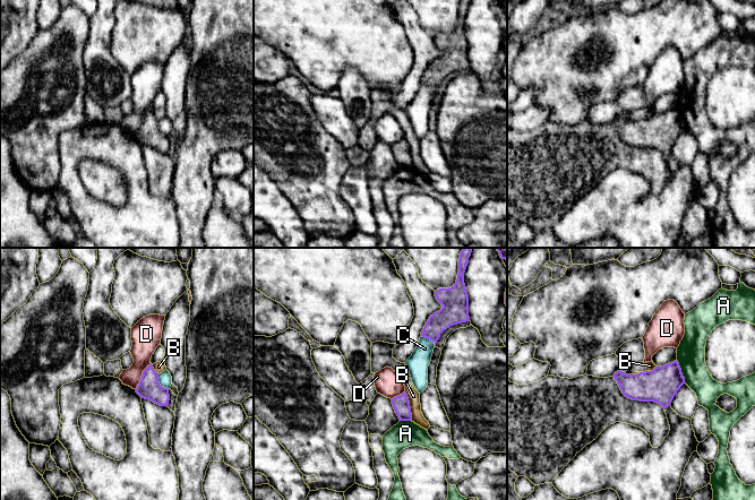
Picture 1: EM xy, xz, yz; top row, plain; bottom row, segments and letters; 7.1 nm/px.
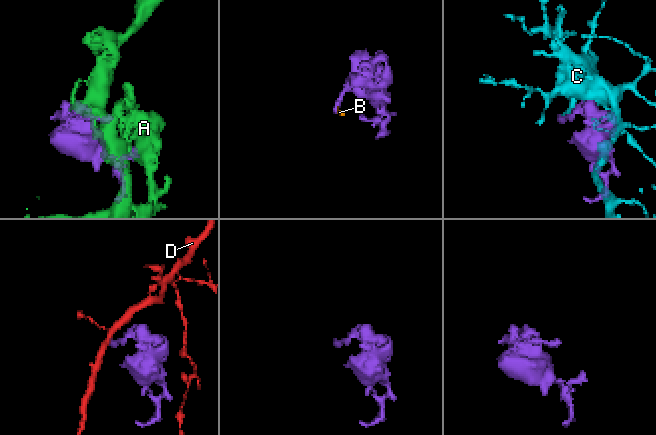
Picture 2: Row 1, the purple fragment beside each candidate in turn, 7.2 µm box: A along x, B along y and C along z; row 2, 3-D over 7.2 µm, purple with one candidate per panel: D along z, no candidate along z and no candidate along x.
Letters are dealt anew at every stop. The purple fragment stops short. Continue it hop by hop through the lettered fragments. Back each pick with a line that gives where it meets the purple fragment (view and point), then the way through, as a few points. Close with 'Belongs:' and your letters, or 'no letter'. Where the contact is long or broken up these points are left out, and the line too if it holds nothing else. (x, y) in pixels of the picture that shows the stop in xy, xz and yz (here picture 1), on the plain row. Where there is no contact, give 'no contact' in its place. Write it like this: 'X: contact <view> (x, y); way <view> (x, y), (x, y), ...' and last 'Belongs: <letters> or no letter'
Belongs: no letter

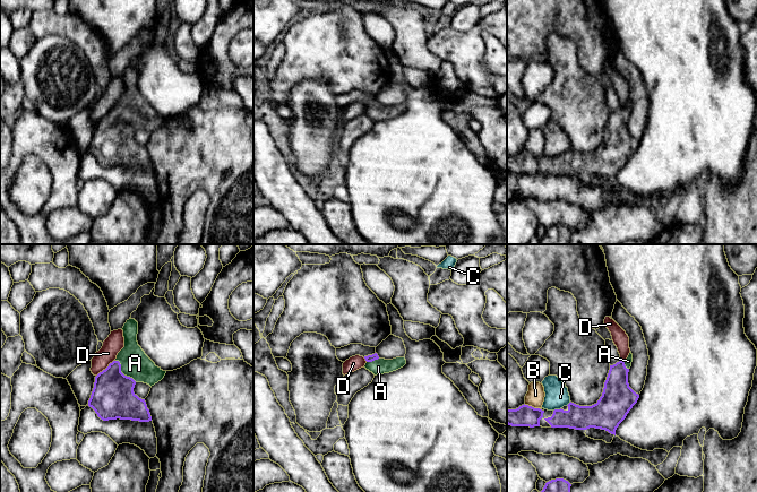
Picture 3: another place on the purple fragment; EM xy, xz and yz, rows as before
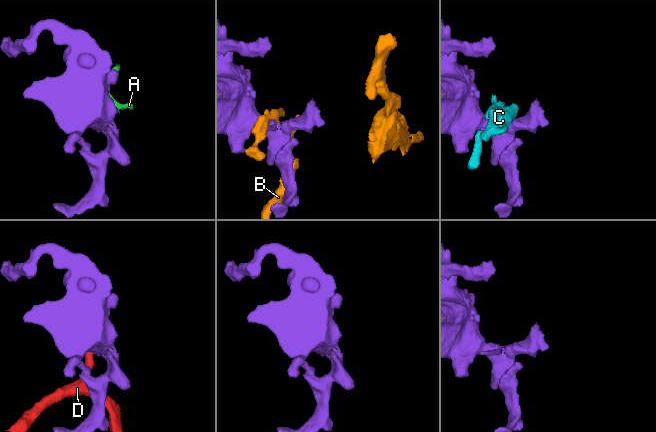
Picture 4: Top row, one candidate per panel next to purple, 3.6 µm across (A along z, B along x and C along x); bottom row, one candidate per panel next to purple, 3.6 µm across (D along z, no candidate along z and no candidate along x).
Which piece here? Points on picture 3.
A: contact xy (121, 119); way xy (112, 144), (113, 134), (121, 119), (135, 110)
Belongs: A

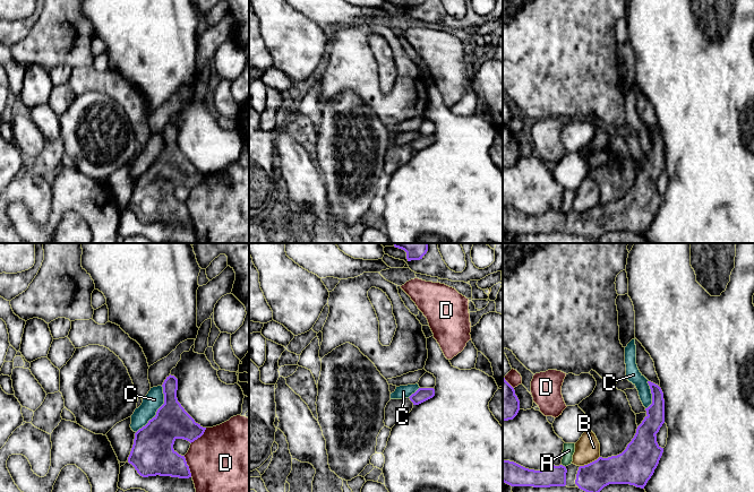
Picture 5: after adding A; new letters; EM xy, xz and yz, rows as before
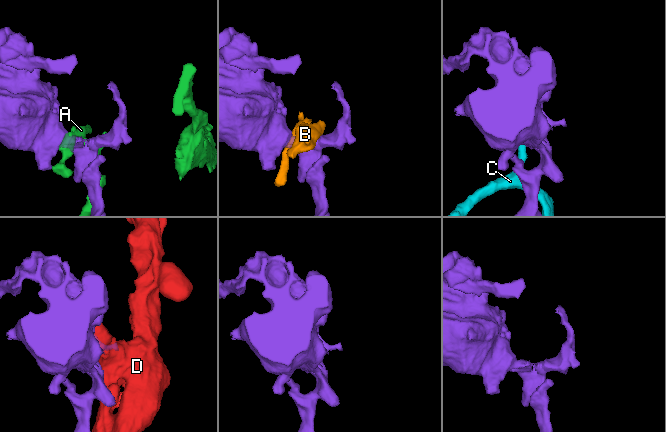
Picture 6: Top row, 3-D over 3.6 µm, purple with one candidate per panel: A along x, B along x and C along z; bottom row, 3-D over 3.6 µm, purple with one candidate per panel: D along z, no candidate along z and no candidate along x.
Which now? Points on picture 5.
Belongs: no letter

